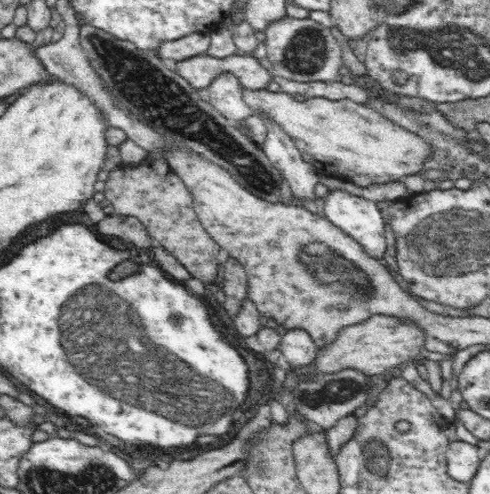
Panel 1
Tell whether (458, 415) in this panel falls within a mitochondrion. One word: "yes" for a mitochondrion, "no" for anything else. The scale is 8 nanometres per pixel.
no

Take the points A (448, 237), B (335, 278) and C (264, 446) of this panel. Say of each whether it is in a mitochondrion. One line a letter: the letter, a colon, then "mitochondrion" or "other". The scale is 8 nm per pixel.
A: mitochondrion
B: mitochondrion
C: mitochondrion

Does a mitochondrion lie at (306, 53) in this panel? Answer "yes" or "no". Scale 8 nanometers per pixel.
yes

